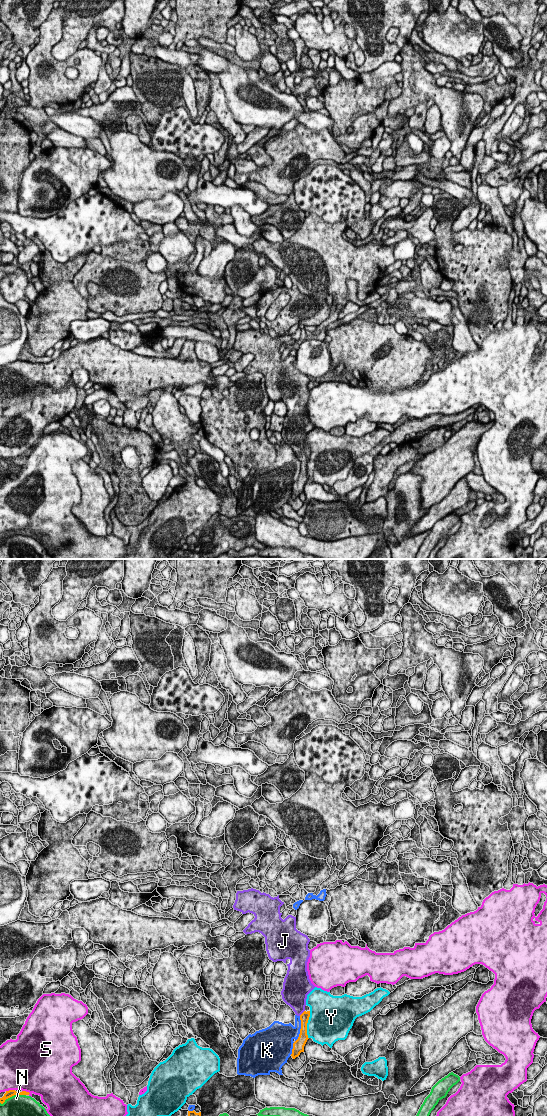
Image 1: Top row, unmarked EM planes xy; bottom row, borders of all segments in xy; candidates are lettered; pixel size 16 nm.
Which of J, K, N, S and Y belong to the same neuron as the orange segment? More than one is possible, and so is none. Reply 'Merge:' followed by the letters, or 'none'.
Merge: J

